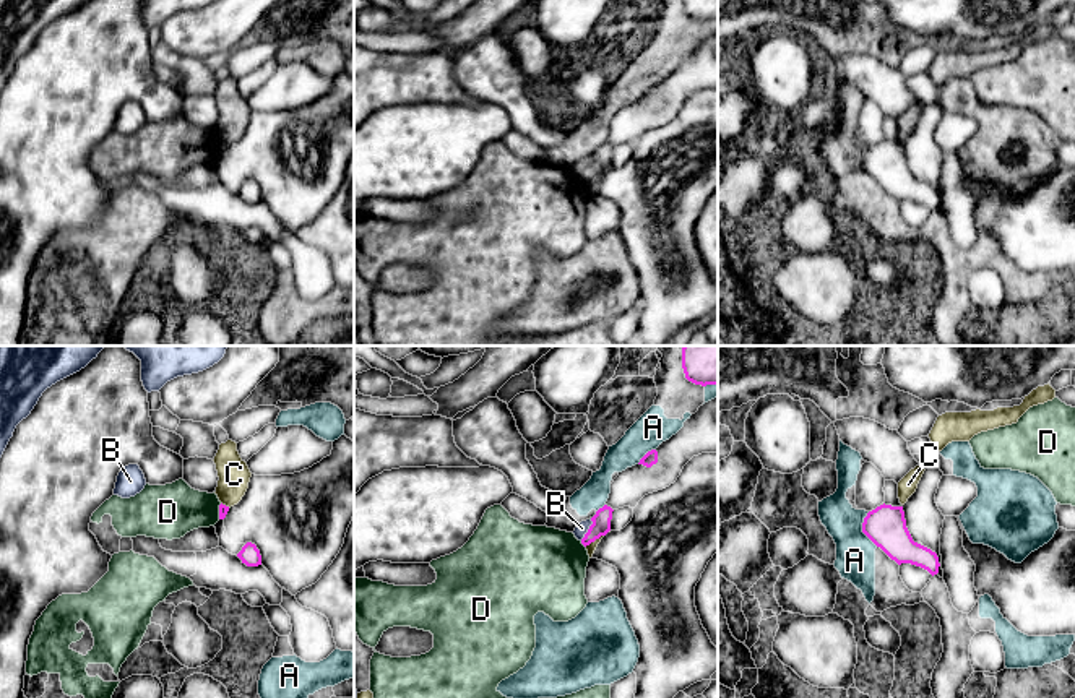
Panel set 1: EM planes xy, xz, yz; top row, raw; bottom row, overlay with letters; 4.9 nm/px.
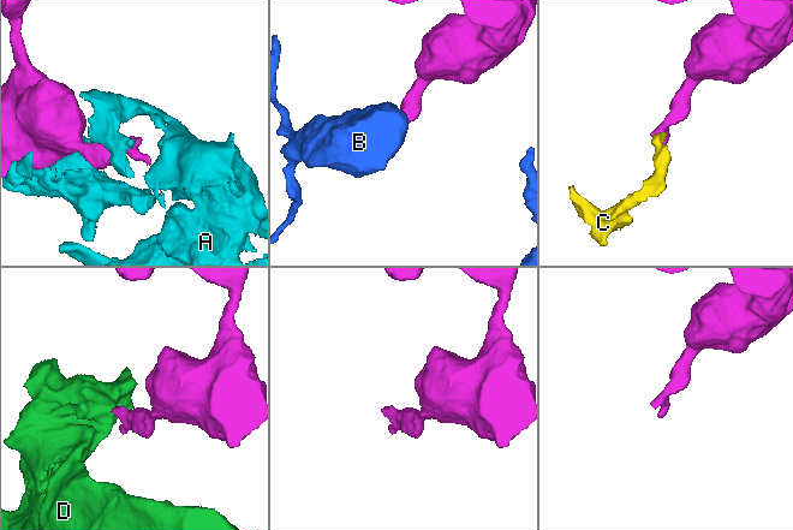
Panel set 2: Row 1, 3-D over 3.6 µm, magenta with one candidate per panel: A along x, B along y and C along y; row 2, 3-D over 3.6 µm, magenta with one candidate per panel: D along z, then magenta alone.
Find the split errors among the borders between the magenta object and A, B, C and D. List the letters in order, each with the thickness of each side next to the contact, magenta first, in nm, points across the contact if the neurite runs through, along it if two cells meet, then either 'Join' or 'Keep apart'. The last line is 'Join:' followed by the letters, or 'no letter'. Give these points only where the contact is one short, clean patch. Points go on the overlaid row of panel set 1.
A: Thickness 200 nm (magenta) against 190 nm. Keep apart
B: Thickness 100 nm (magenta) against 70 nm. Boundary: xz (591, 518), (588, 531), (580, 539). Keep apart
C: Thickness 100 nm (magenta) against 50 nm. Boundary: xz (603, 534), (585, 546). Keep apart
D: Thickness 100 nm (magenta) against 420 nm. Boundary: xz (580, 541), (585, 547). Keep apart
Join: no letter

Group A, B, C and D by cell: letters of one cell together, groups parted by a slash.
A C / B / D

